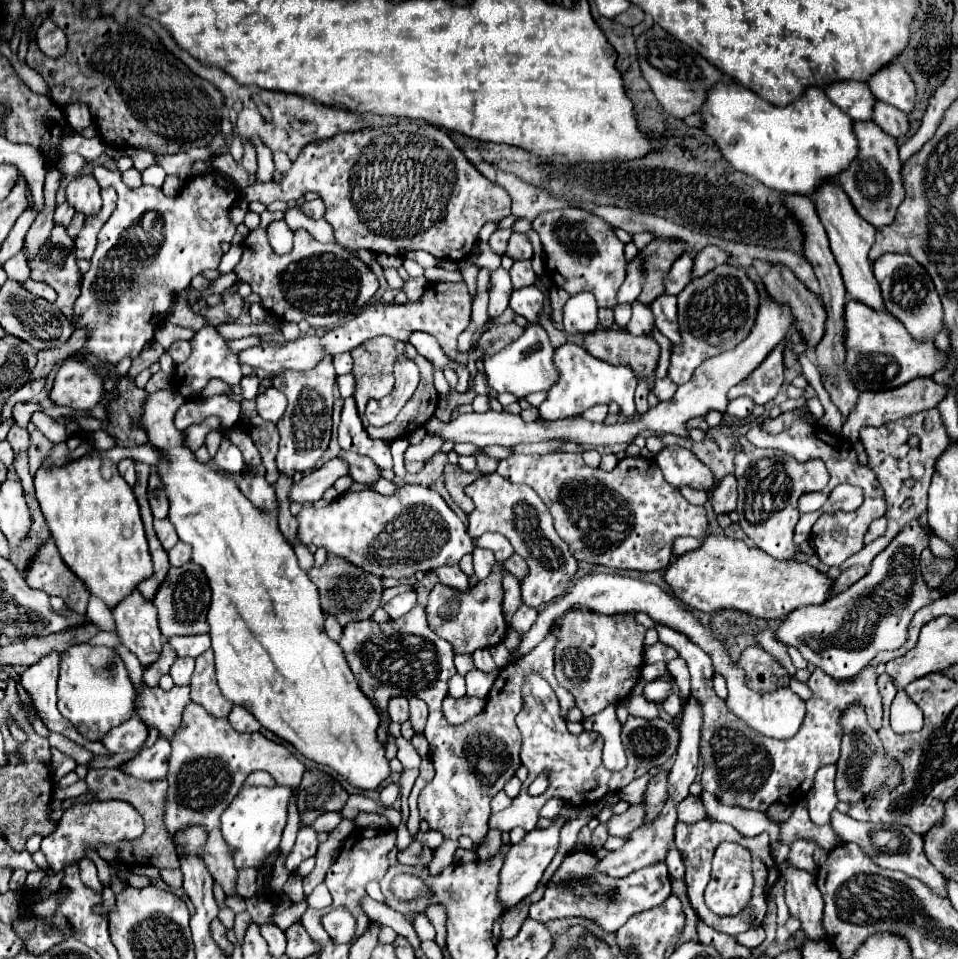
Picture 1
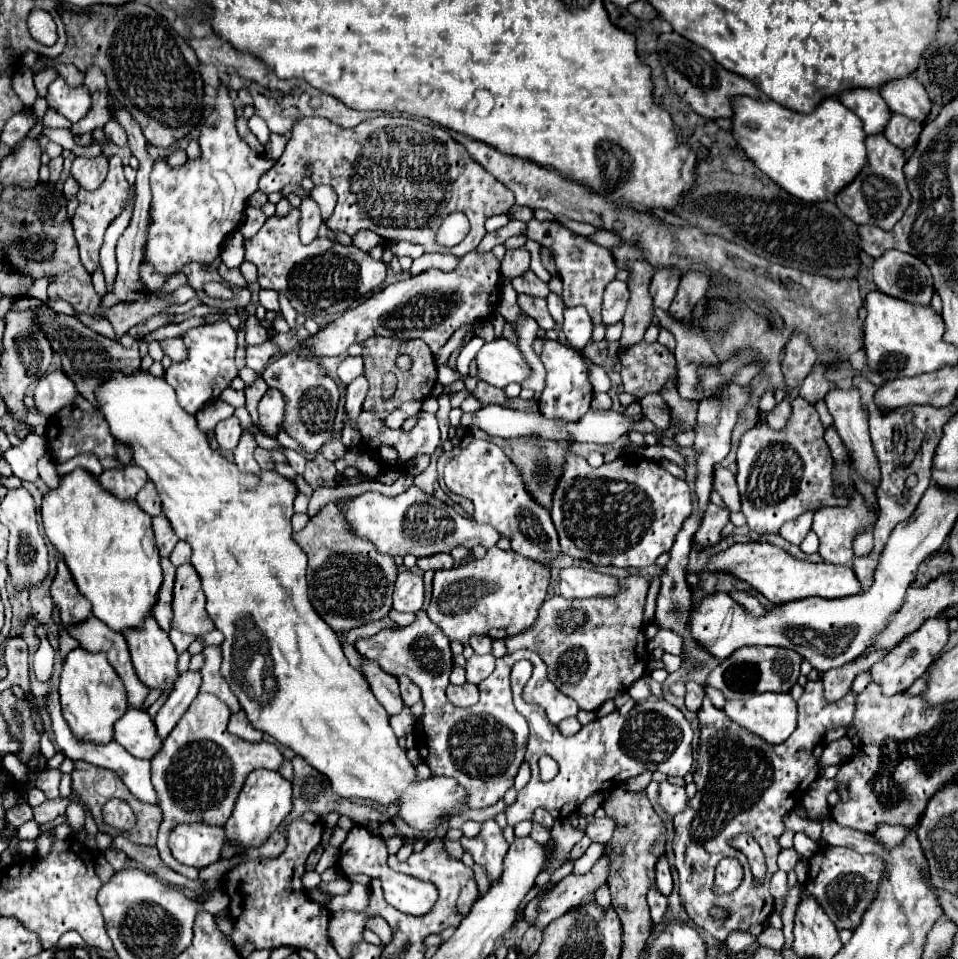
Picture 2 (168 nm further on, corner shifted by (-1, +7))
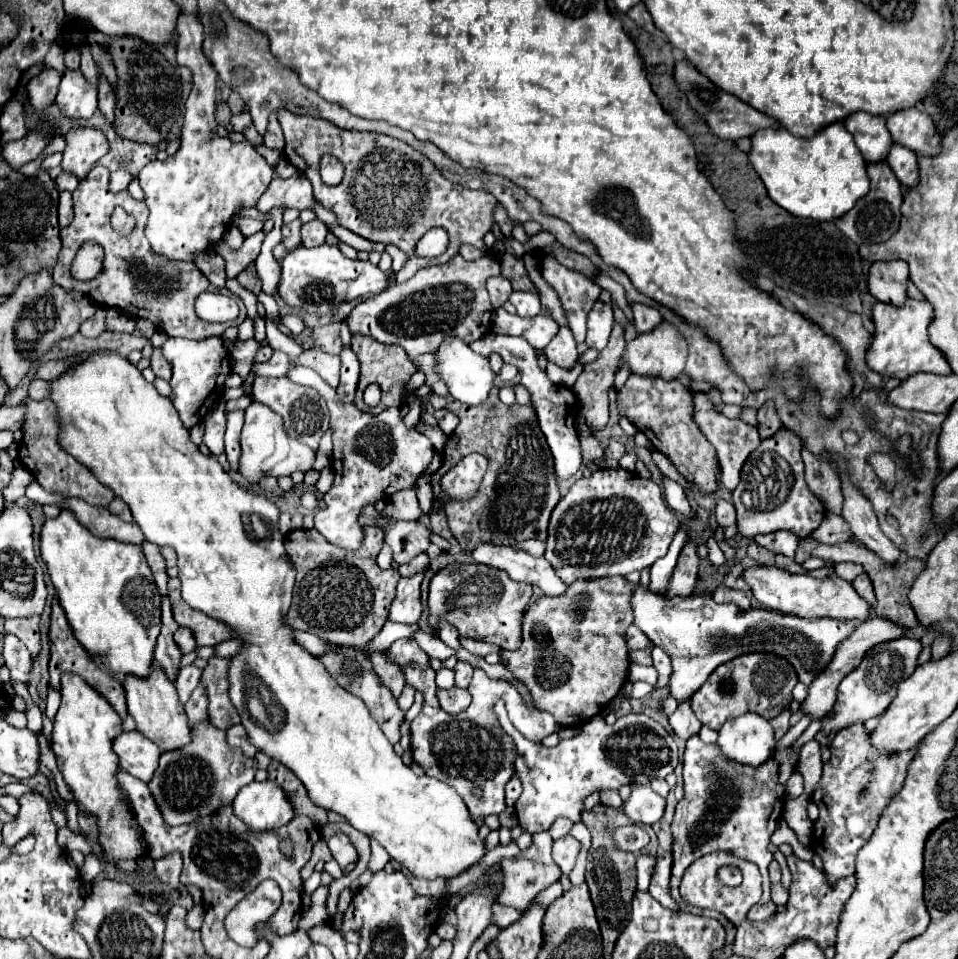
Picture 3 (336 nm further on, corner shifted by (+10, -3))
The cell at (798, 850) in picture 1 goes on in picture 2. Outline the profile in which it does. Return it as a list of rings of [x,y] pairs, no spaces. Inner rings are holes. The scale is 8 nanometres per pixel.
[[[781,850],[779,852],[779,870],[783,870],[783,872],[789,872],[789,870],[793,870],[795,868],[795,864],[799,862],[799,854],[795,852],[795,850]]]

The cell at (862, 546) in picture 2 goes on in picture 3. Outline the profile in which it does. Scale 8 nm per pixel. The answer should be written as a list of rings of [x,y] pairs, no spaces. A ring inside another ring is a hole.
[[[842,562],[842,564],[836,564],[836,566],[834,566],[834,572],[836,572],[840,578],[844,578],[846,582],[854,582],[854,578],[856,578],[858,574],[862,574],[864,570],[862,570],[860,564]]]

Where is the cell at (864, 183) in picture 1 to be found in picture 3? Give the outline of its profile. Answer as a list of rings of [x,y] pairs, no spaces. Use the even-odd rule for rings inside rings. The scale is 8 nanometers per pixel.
[[[886,162],[868,164],[868,178],[870,178],[870,194],[856,202],[856,206],[844,216],[836,220],[838,230],[842,230],[854,244],[880,244],[886,242],[892,234],[896,234],[900,224],[900,204],[902,204],[902,186],[892,174]]]

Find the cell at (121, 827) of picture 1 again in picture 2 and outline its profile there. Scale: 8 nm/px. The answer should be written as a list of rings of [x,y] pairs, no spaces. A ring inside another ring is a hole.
[[[113,798],[103,806],[103,820],[105,824],[117,828],[117,830],[131,830],[135,828],[135,812],[125,800]]]

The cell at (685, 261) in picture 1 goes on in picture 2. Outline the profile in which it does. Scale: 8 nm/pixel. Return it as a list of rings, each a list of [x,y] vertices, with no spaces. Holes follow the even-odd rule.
[[[661,268],[655,272],[651,280],[651,296],[655,306],[669,310],[669,304],[675,296],[675,288],[679,284],[679,270],[677,268]]]

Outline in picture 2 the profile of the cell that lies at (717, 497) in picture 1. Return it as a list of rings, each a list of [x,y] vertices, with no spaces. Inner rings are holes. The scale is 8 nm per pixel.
[[[709,502],[707,510],[705,510],[705,516],[703,516],[703,522],[701,522],[699,530],[695,532],[695,540],[699,542],[699,546],[707,546],[707,544],[719,542],[721,530],[729,522],[729,516],[731,516],[729,508]]]

